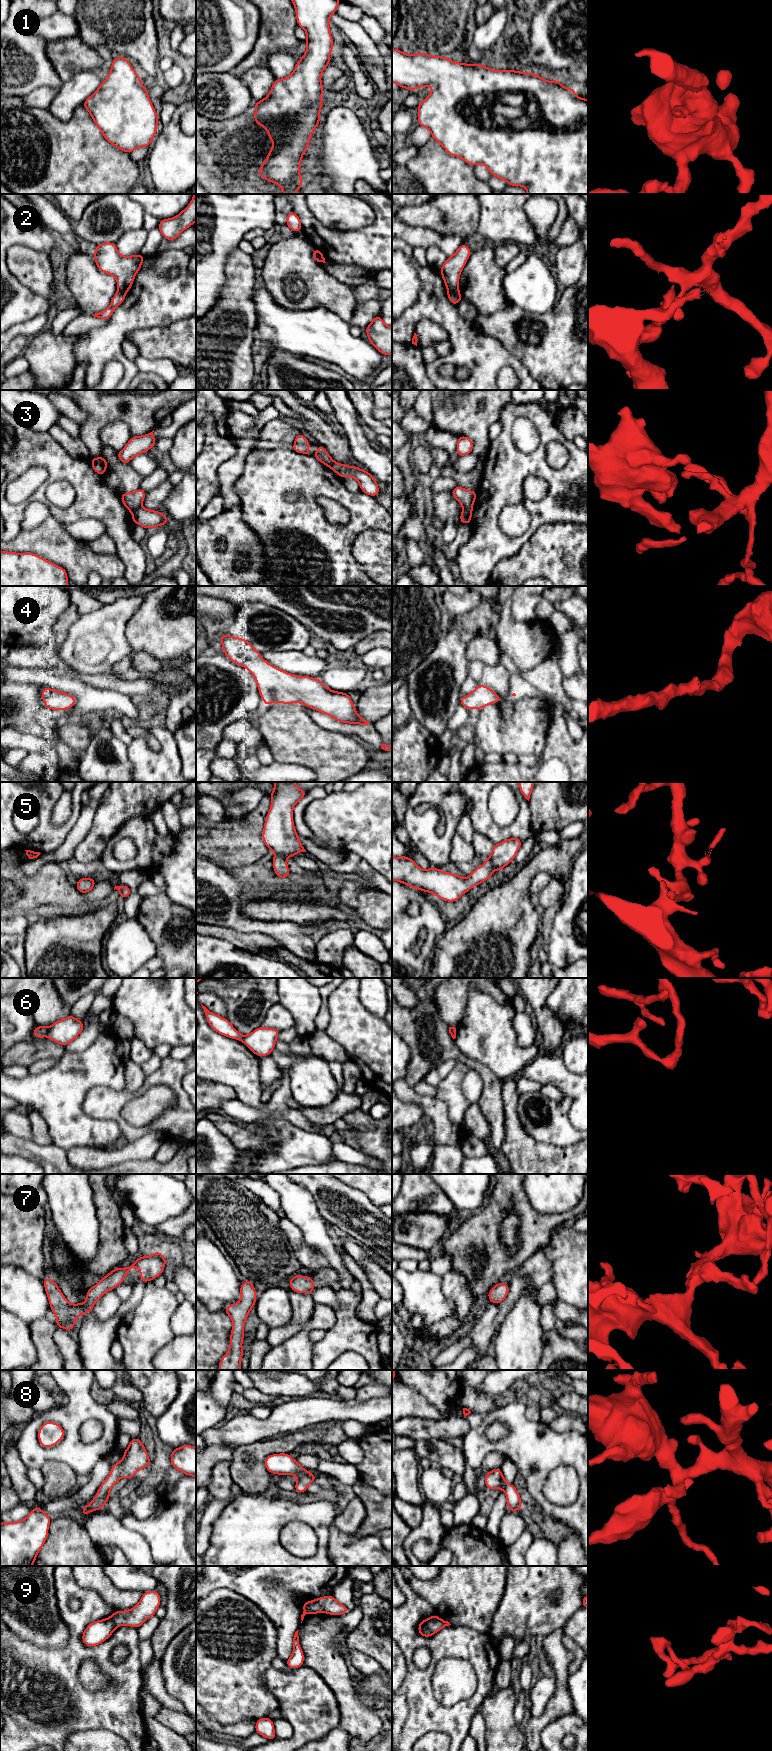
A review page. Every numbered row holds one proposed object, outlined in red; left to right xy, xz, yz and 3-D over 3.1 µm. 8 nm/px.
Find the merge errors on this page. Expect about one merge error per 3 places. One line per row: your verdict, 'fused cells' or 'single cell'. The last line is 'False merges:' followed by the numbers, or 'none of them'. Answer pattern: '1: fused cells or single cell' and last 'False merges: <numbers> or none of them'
1: single cell
2: fused cells
3: fused cells
4: single cell
5: single cell
6: fused cells
7: single cell
8: single cell
9: fused cells
False merges: 2, 3, 6, 9

